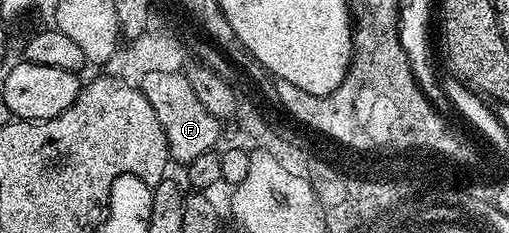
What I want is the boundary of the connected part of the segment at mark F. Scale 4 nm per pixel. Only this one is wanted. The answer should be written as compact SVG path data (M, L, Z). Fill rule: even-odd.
M153 71L144 74L140 81L140 87L144 98L156 110L156 118L160 118L160 126L164 126L164 134L168 138L168 150L171 161L180 162L185 166L197 158L200 154L208 154L219 147L218 135L222 128L218 120L206 109L207 101L197 96L188 82L188 78L180 73L168 73L167 71Z

